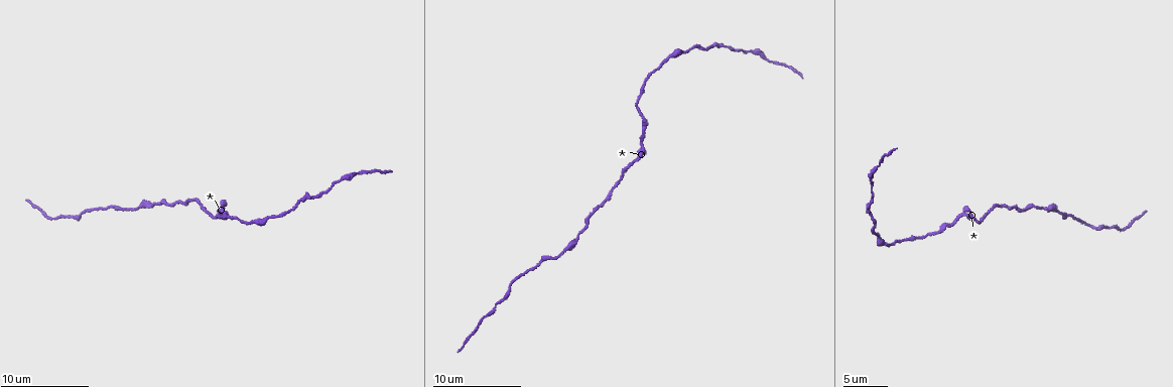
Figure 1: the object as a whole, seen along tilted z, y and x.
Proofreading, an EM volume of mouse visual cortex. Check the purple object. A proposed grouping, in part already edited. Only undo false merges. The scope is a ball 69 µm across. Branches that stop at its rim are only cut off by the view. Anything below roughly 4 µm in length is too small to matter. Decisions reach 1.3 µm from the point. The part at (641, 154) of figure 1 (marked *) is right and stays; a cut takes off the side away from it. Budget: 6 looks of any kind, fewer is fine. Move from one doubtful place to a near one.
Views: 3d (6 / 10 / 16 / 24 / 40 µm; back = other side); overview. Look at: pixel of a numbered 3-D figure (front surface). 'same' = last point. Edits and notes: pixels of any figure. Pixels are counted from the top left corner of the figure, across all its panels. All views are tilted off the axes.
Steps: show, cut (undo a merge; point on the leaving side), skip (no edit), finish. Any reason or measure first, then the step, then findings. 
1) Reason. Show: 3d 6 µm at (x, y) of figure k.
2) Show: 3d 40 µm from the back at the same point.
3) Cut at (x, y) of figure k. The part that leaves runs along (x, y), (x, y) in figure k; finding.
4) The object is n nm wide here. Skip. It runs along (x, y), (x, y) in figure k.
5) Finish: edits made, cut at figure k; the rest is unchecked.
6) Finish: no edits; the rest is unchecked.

Sudden change in width. Show: 3d 6 µm at (314, 197) of figure 1.

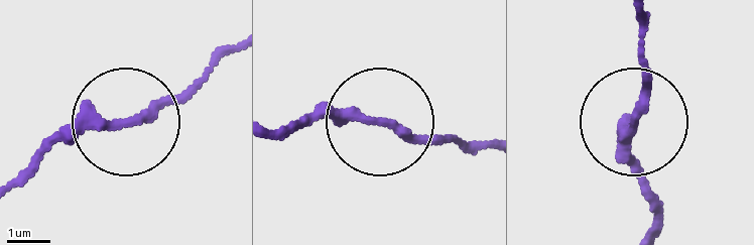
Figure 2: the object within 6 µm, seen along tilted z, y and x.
Skip. It runs along (274, 128), (325, 111), (484, 146) in figure 2; one cell here.

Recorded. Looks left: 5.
Show: 3d 10 µm at (228, 218) of figure 1.

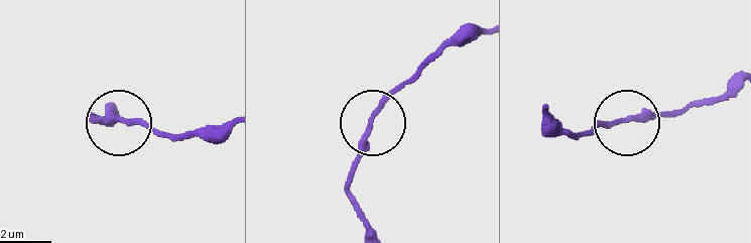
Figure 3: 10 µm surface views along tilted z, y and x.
Show: 3d 10 µm from the back at (619, 121) of figure 3.

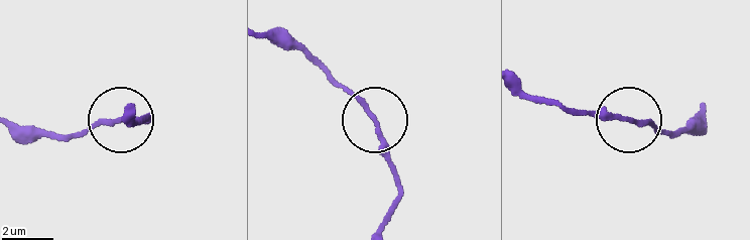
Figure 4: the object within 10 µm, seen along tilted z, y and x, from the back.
Skip. It runs along (518, 88), (572, 109), (678, 133) in figure 4; all the same cell.

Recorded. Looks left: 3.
Thick turns thin. Show: 3d 10 µm at (567, 249) of figure 1.

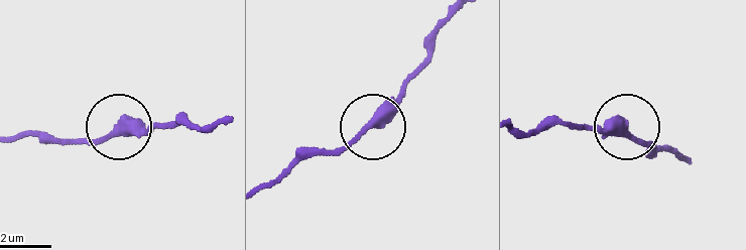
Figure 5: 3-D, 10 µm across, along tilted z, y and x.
Show: 3d 6 µm at (369, 124) of figure 5.

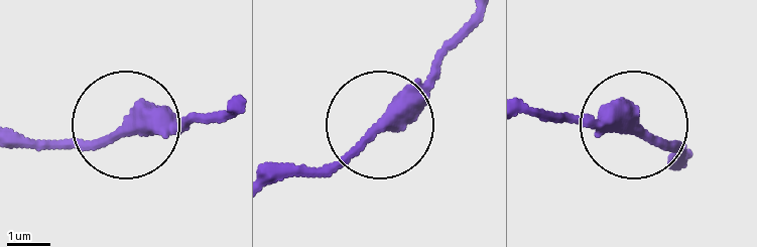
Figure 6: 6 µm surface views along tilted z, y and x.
Skip. All the same cell.

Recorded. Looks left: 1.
Finish: no edits; the rest is unchecked.

